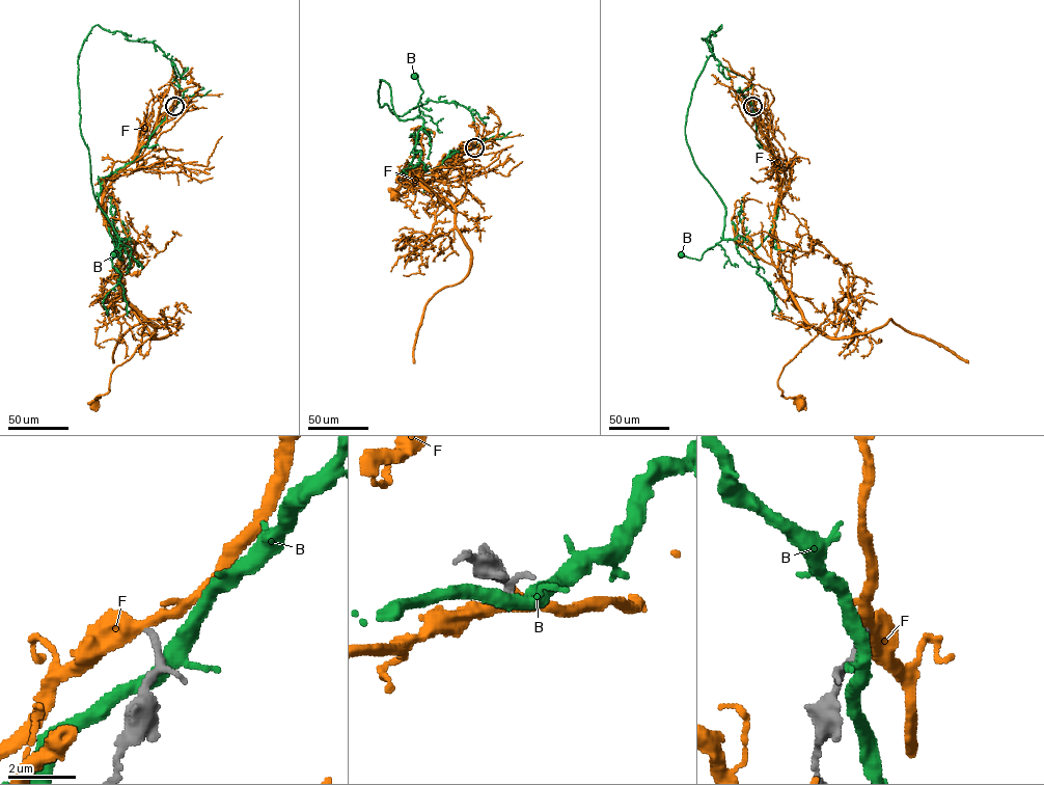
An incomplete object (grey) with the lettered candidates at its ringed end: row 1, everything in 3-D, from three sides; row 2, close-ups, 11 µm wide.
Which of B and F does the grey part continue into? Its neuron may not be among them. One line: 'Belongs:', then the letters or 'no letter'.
Belongs: no letter

